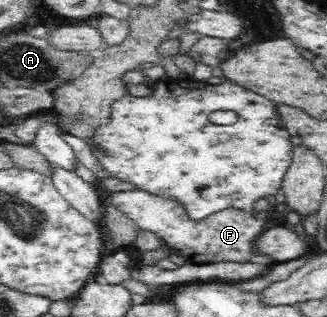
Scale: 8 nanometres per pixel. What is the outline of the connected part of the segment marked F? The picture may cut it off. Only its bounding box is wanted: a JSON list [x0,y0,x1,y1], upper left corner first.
[110,190,267,263]

